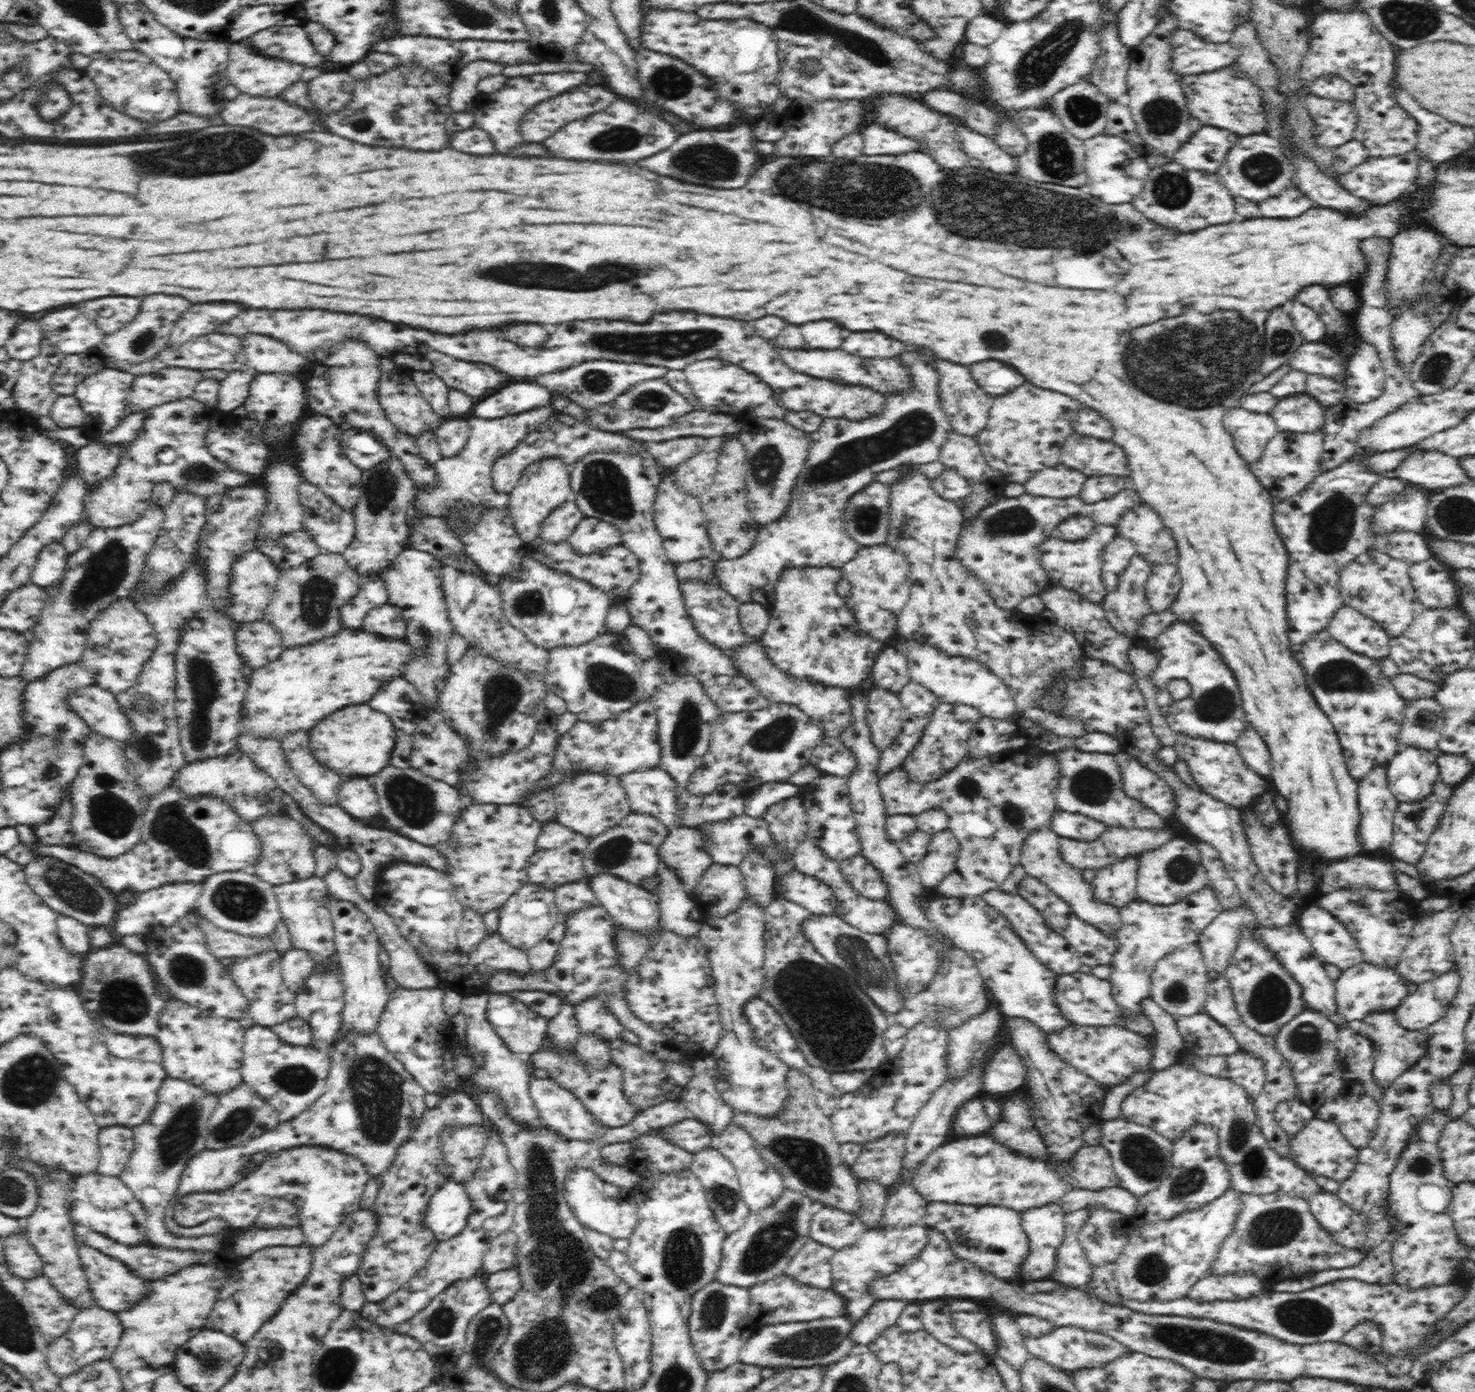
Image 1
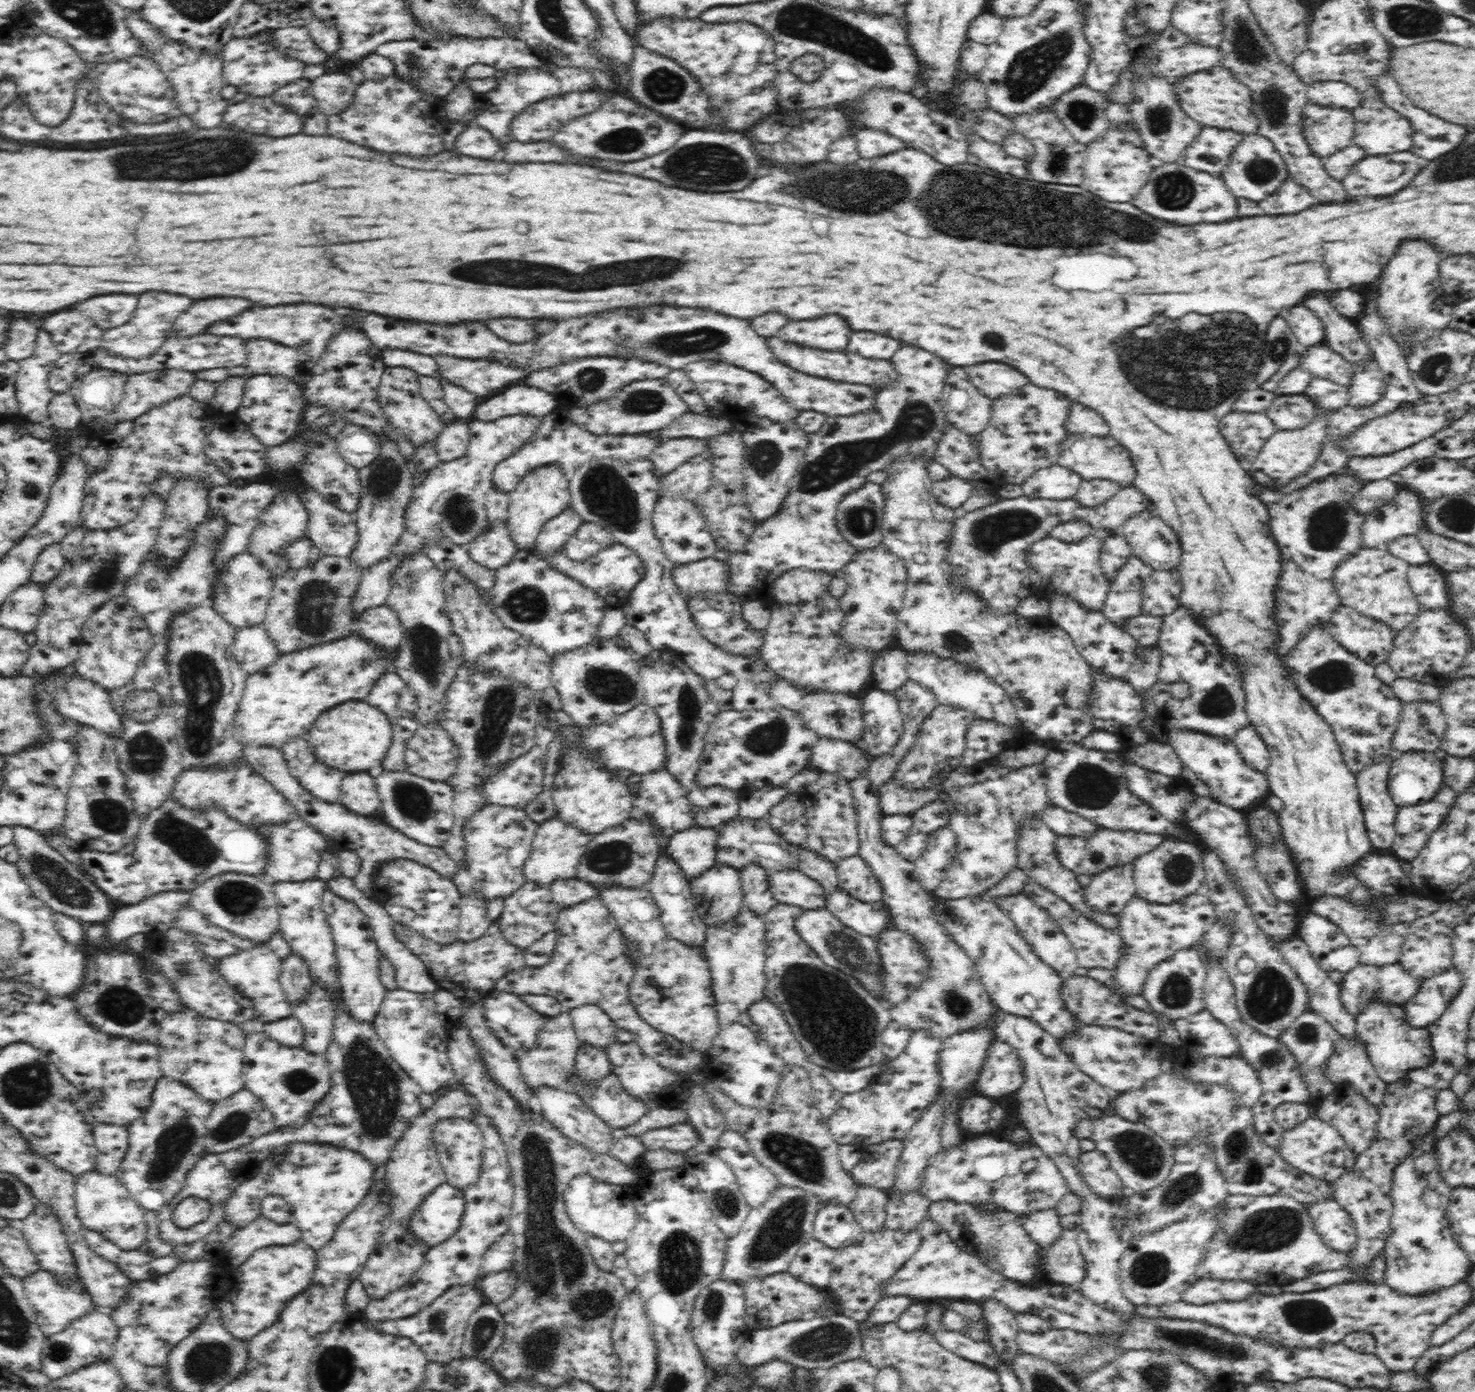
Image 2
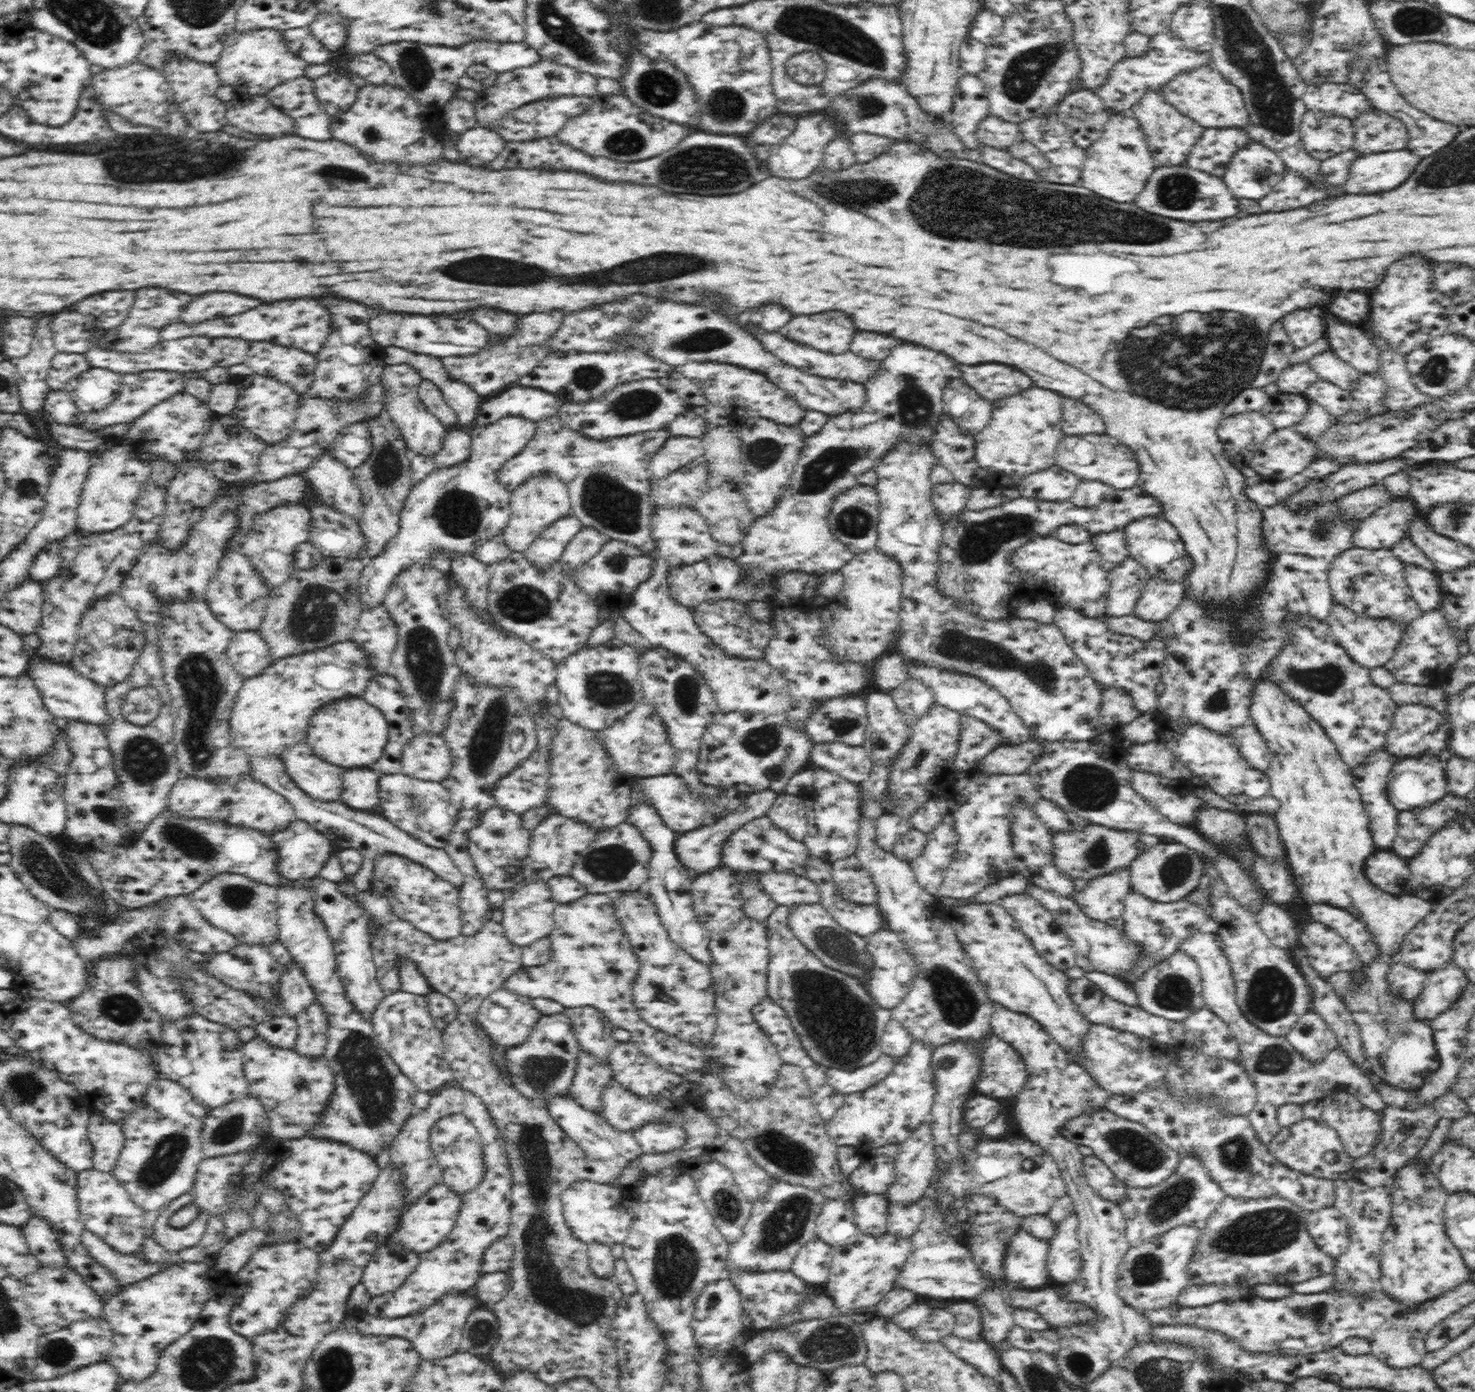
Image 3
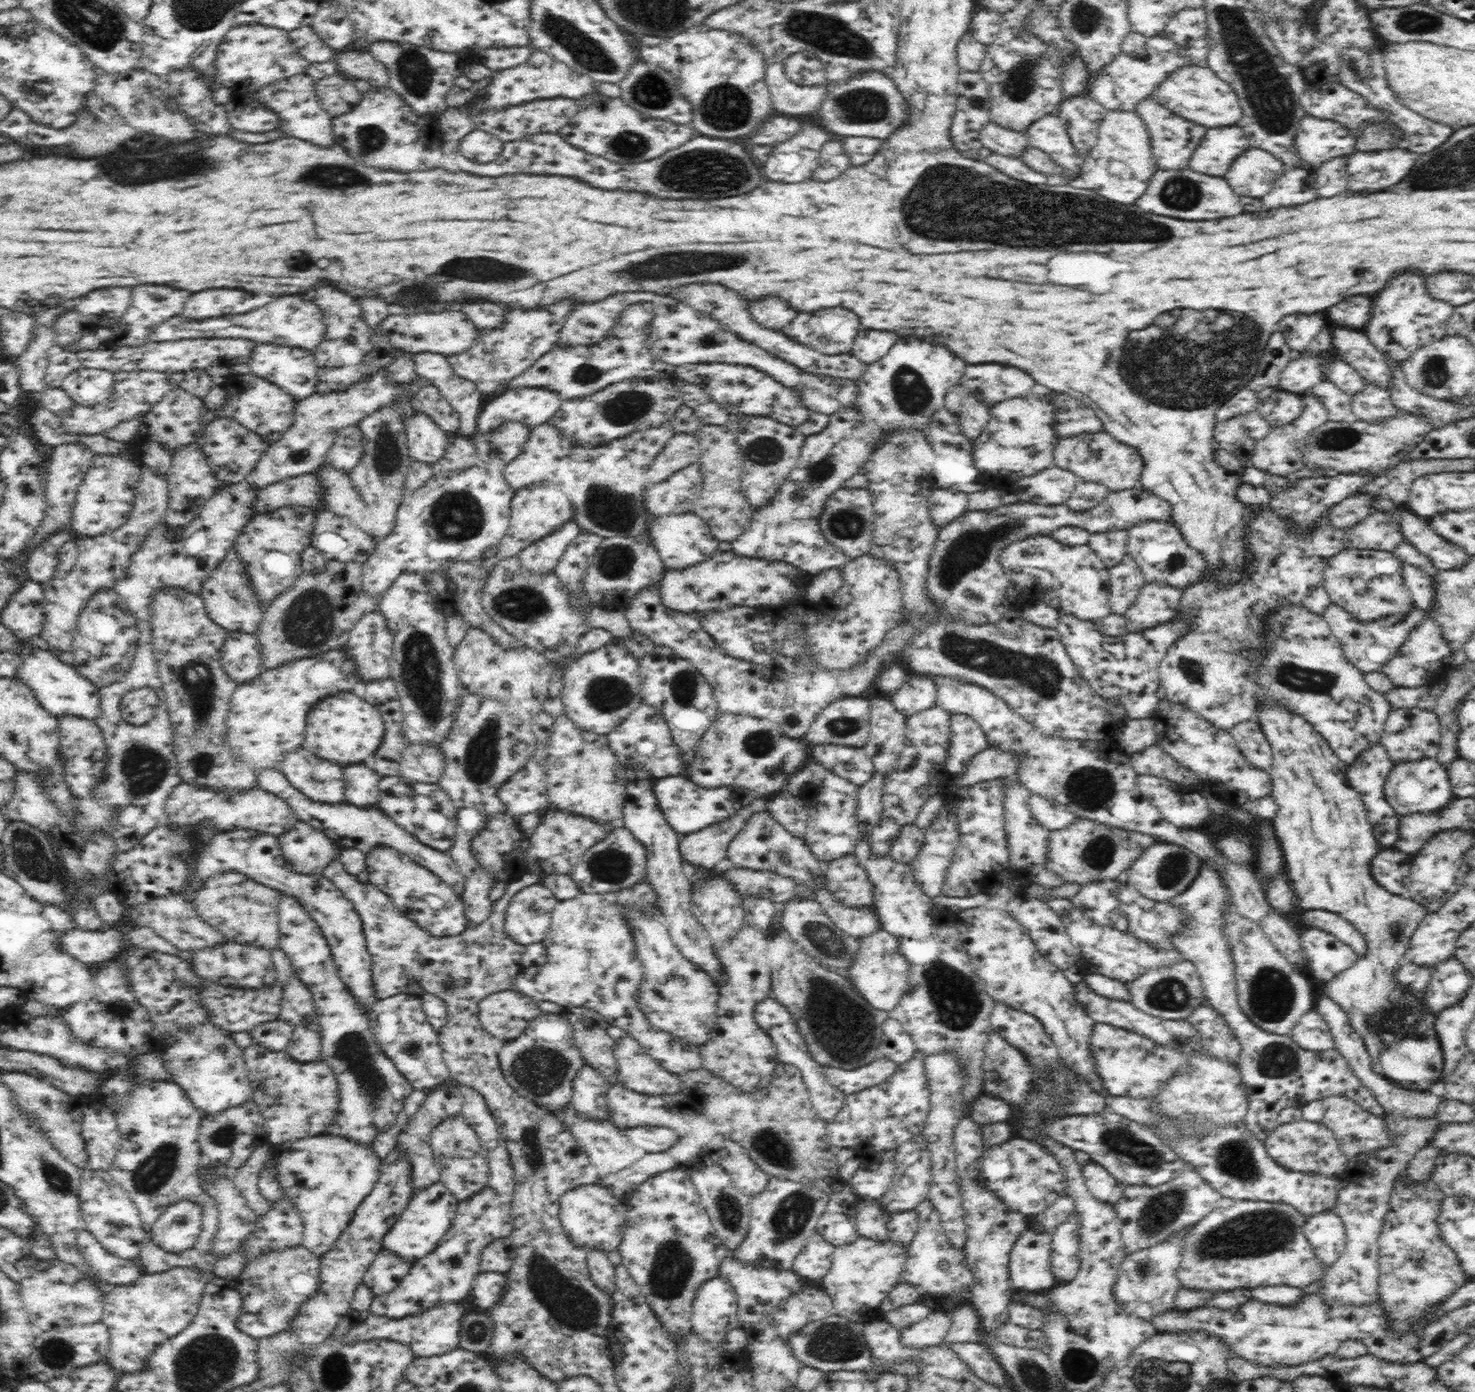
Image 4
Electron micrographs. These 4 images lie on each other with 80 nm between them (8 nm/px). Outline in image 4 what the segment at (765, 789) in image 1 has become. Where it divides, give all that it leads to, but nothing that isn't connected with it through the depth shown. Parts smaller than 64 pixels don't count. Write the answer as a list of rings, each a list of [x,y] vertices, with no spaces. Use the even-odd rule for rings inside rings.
[[[758,798],[752,804],[752,808],[741,809],[740,820],[738,820],[738,816],[732,818],[732,822],[738,822],[738,824],[732,824],[729,819],[722,824],[717,823],[696,833],[681,836],[679,851],[685,865],[692,864],[701,869],[714,869],[726,863],[728,841],[737,833],[736,830],[742,831],[744,829],[746,818],[750,818],[754,812],[767,811],[768,802],[770,800]],[[744,814],[748,814],[748,816],[744,816]]]

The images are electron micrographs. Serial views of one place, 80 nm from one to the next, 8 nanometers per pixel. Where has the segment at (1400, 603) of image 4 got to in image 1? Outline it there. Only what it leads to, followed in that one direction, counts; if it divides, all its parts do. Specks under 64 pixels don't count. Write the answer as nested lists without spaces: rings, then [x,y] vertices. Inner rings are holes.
[[[1372,548],[1364,551],[1341,570],[1339,587],[1343,604],[1378,622],[1391,637],[1401,635],[1414,617],[1426,609],[1417,598],[1409,569],[1407,562],[1388,554]]]

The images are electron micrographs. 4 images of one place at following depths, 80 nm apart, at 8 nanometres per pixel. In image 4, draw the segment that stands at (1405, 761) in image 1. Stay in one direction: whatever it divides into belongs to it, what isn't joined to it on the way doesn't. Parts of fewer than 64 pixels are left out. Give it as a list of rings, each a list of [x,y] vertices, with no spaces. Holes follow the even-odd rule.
[[[1426,758],[1413,762],[1398,763],[1388,774],[1384,783],[1385,798],[1398,814],[1416,814],[1427,812],[1434,814],[1448,806],[1448,802],[1456,798],[1452,792],[1447,768],[1440,765],[1435,758]]]

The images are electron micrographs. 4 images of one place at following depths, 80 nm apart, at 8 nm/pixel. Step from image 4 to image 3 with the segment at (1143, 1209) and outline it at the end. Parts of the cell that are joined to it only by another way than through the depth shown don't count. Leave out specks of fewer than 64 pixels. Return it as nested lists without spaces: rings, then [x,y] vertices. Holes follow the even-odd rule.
[[[1180,1155],[1178,1164],[1175,1174],[1166,1181],[1151,1188],[1128,1187],[1128,1192],[1118,1202],[1124,1215],[1126,1239],[1130,1247],[1157,1242],[1159,1237],[1168,1233],[1168,1230],[1173,1230],[1182,1224],[1203,1223],[1226,1197],[1217,1180],[1208,1177],[1206,1166],[1197,1156]]]

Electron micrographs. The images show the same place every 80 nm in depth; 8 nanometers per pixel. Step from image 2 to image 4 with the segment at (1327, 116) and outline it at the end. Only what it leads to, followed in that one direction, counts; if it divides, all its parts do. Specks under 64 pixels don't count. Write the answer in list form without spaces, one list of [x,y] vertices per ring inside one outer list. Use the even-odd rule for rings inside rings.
[[[1305,115],[1300,120],[1300,128],[1295,138],[1294,146],[1298,158],[1301,162],[1306,162],[1310,169],[1315,169],[1316,166],[1320,166],[1320,164],[1324,164],[1332,158],[1347,156],[1357,151],[1356,138],[1351,135],[1351,132],[1343,124],[1310,115]]]

